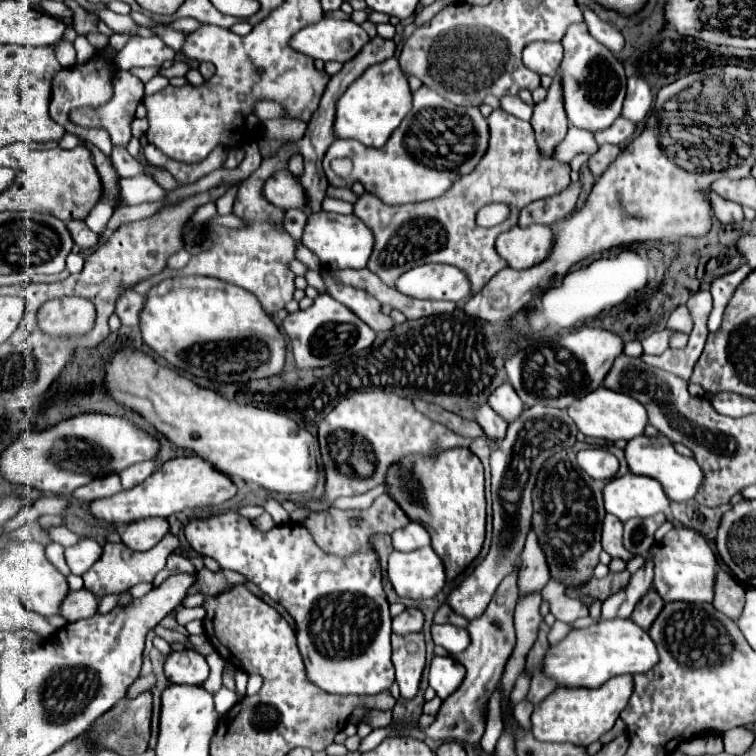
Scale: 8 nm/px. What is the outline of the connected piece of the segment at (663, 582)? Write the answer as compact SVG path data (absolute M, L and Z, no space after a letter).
M674 527L662 541L654 543L654 589L664 601L686 603L712 603L716 581L716 555L706 543L704 535L688 529Z

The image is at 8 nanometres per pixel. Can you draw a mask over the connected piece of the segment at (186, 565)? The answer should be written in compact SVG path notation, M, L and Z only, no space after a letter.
M170 553L166 567L154 577L154 585L160 585L164 579L168 579L170 575L176 575L176 573L180 573L180 571L192 573L192 571L196 571L196 569L194 569L194 565L192 565L184 555L180 555L180 553Z

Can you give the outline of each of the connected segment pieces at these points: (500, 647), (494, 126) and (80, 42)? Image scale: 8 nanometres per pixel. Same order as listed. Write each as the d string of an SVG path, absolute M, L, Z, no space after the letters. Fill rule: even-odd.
M518 565L500 583L500 587L496 589L496 595L492 597L484 613L478 619L470 621L468 633L470 633L472 643L468 645L468 651L462 651L460 655L456 655L456 659L466 667L466 679L448 699L442 701L434 721L422 729L422 733L428 739L434 739L434 741L458 739L458 741L468 741L468 743L480 741L484 733L484 725L486 725L486 721L482 719L482 713L486 709L488 697L492 695L492 691L496 689L502 677L506 659L512 655L512 649L516 645L516 633L514 633L514 603L518 601L516 579L518 579Z
M498 109L490 113L488 129L488 151L476 169L470 175L456 179L456 183L438 199L414 205L386 205L378 197L364 193L354 203L354 215L368 223L374 233L374 251L366 267L388 287L396 287L396 279L416 265L450 263L468 273L472 293L480 291L500 269L508 267L508 263L494 249L496 237L518 223L518 213L522 207L536 199L558 195L570 185L570 165L540 153L528 121ZM490 203L508 205L510 215L500 227L482 229L476 225L476 213L480 207Z
M78 35L76 41L74 41L74 47L76 47L76 53L78 53L78 61L76 63L86 63L96 53L96 49L88 43L86 35Z

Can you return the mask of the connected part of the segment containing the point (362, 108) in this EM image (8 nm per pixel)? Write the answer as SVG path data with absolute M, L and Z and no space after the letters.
M396 57L368 67L340 97L334 121L334 137L356 139L366 147L380 147L388 141L392 131L402 123L412 107L412 91L406 75L400 71Z

